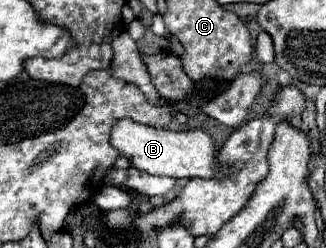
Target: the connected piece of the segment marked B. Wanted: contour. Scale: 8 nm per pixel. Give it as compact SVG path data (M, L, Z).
M122 118L114 124L110 134L110 144L118 150L120 156L130 160L130 166L154 176L170 178L212 178L216 164L216 150L210 134L202 130L194 132L172 132L166 128L138 124L130 118Z

